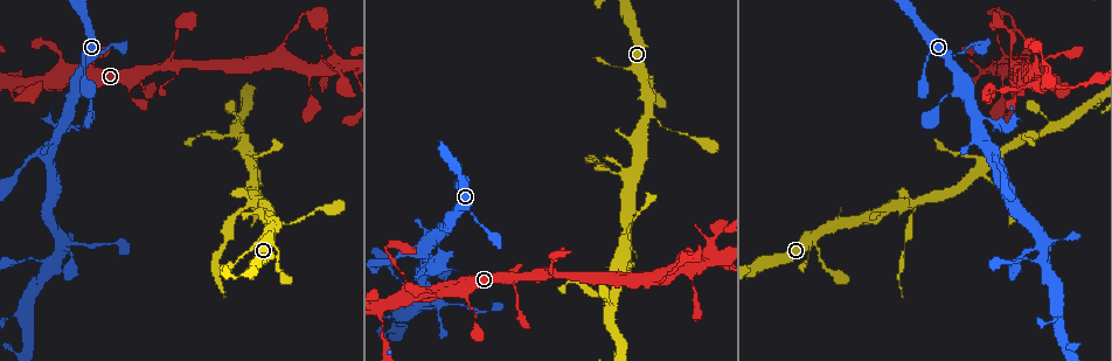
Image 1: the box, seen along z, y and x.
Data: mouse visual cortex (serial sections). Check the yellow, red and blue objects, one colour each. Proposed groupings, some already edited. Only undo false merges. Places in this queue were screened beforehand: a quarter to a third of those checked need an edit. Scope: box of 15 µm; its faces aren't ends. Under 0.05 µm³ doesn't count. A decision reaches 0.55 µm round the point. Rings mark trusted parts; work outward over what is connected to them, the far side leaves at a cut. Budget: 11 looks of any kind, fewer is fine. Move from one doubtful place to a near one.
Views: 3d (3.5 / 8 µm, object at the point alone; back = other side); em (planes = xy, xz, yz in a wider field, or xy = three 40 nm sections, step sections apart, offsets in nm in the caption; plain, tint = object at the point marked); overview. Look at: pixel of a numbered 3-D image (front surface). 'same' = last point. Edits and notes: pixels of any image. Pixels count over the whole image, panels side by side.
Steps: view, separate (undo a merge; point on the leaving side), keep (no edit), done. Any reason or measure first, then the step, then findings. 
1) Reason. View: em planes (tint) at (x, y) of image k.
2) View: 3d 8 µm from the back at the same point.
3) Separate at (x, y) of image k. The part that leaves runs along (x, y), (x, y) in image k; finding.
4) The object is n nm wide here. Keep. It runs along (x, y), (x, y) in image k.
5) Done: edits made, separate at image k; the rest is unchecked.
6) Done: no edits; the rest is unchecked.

Branch point. View: 3d 3.5 µm at (650, 115) of image 1.

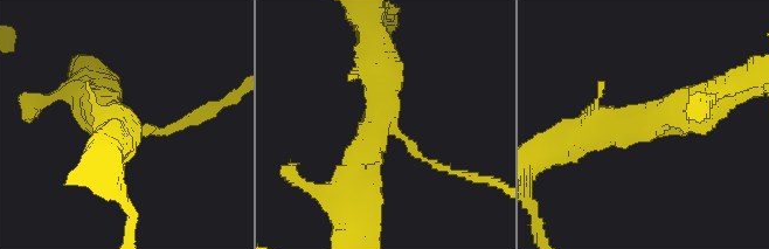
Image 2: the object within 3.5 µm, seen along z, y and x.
3 arms meet here; the arms are 100, 450, 450 nm wide; shape alone is not enough. View: em xy step 5 (tint) at (643, 124) of image 2.

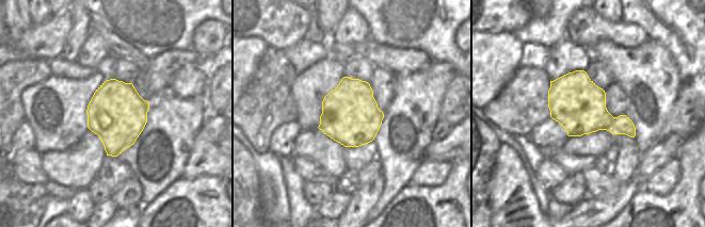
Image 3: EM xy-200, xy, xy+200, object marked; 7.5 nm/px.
Keep. It runs along (568, 138), (708, 105) in image 2; all the same cell.

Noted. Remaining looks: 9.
A narrow waist. View: 3d 3.5 µm at (914, 208) of image 1.

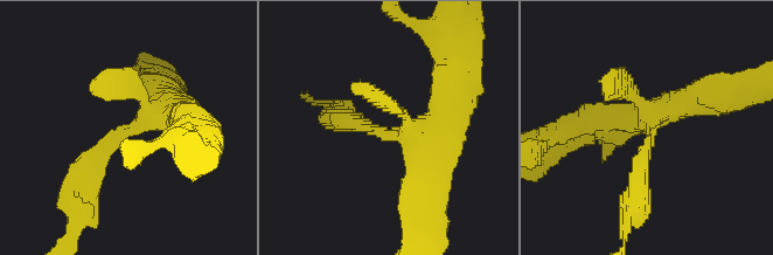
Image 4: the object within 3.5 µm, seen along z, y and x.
3 arms meet here; the arms are 200, 250, 350 nm wide. View: em xy step 1 (tint) at (119, 136) of image 4.

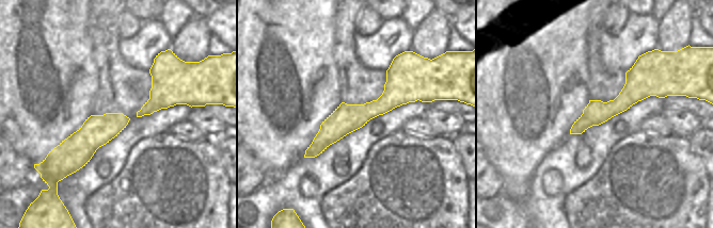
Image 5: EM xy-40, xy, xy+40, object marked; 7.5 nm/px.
Separate at (103, 144) of image 4. A border runs along (386, 80), (403, 92), (394, 108) in image 5; a second cell is stuck on.

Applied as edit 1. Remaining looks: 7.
Narrows sharply. View: 3d 3.5 µm at (686, 265) of image 1.

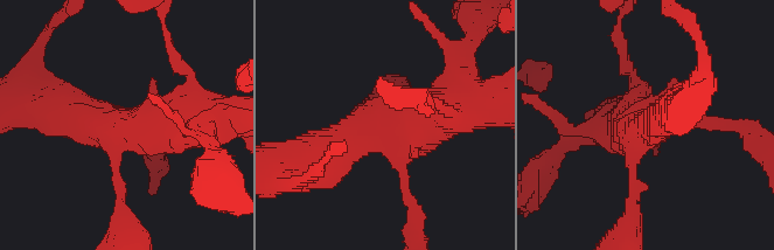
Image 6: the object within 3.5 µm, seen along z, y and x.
Shape alone is not enough. View: em planes (tint) at (374, 127) of image 6.

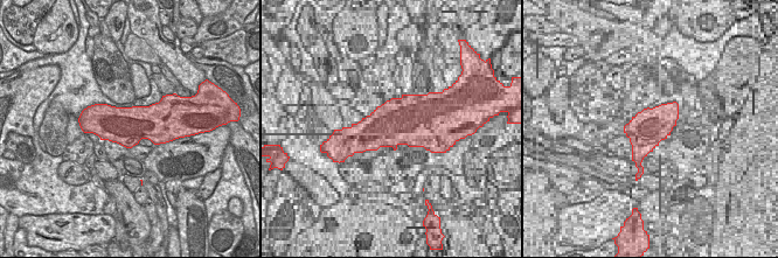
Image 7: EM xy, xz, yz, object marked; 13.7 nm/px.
4 arms meet here. Keep. It runs along (311, 158), (379, 122), (451, 113) in image 6; one cell here.

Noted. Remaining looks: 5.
Thin arm on a thick one. View: 3d 8 µm at (1032, 85) of image 1.

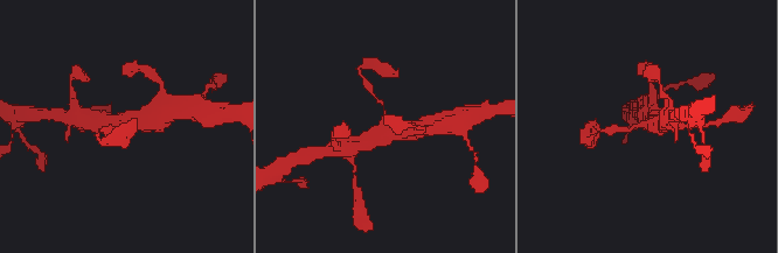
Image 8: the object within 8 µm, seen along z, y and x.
View: 3d 3.5 µm at (383, 126) of image 8.

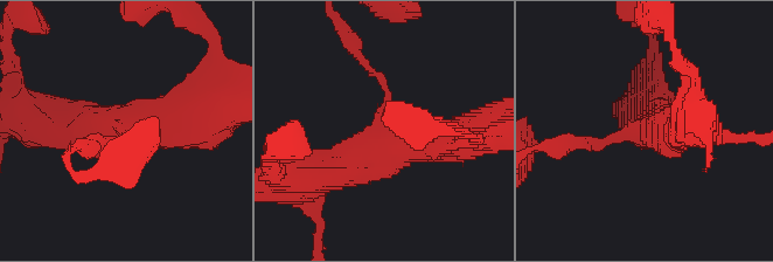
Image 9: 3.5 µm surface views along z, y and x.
3 arms meet here; the arms are 150, 450, 500 nm wide. View: em xy step 5 (tint) at (128, 128) of image 9.

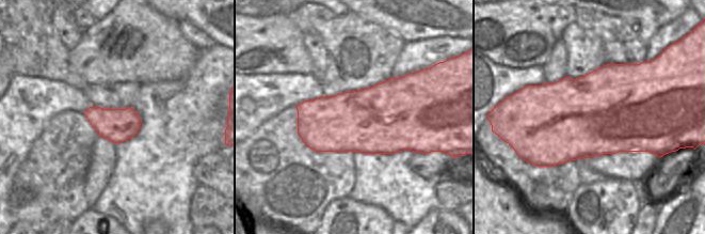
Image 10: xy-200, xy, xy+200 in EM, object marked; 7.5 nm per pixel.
Keep. It runs along (473, 132), (387, 146), (326, 173) in image 9; continuous, no second cell.

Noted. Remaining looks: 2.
Sudden change in width. View: 3d 8 µm from the back at (66, 119) of image 1.

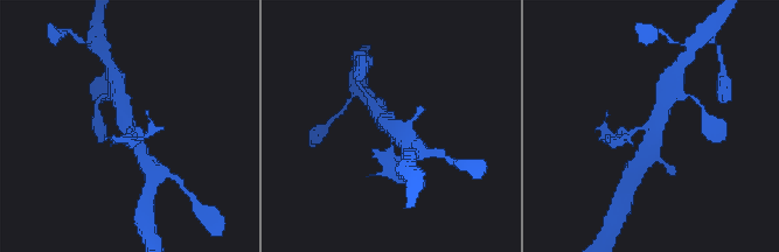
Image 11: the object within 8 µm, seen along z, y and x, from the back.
3 arms meet here; the arms are 150, 450, 500 nm wide. View: em planes (tint) at (654, 126) of image 11.

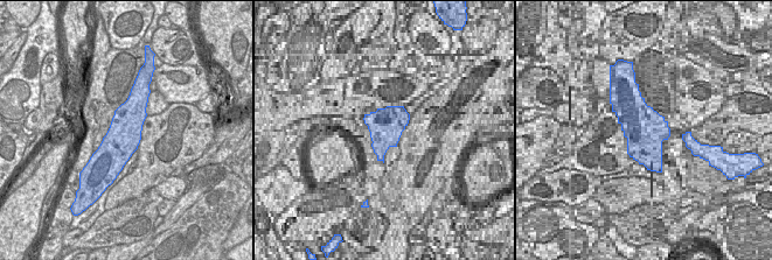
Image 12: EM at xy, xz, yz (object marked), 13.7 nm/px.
The object is 480 nm wide here. Separate at (621, 131) of image 11. The part that leaves runs along (641, 128), (618, 141), (612, 137) in image 11; two cells meet here.

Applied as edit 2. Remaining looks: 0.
Done: edits made, separate at image 4, separate at image 11; the rest is unchecked.

